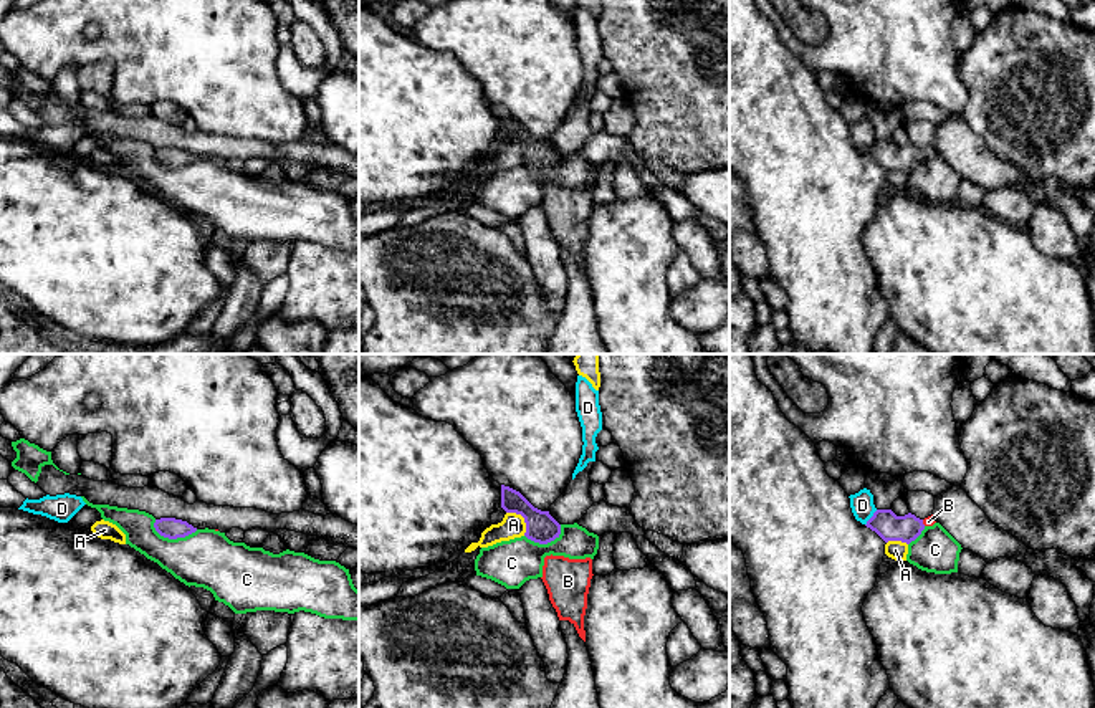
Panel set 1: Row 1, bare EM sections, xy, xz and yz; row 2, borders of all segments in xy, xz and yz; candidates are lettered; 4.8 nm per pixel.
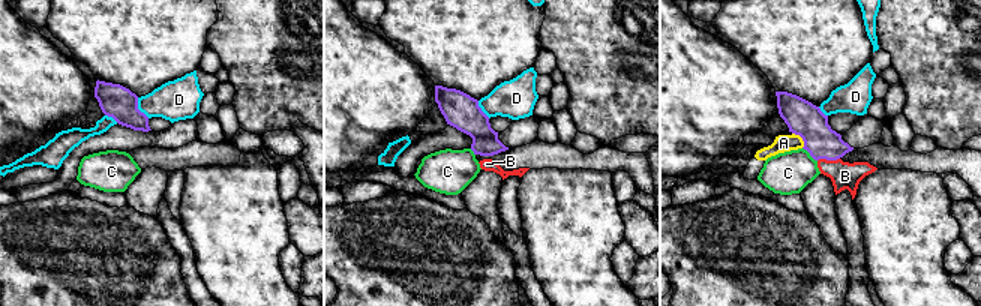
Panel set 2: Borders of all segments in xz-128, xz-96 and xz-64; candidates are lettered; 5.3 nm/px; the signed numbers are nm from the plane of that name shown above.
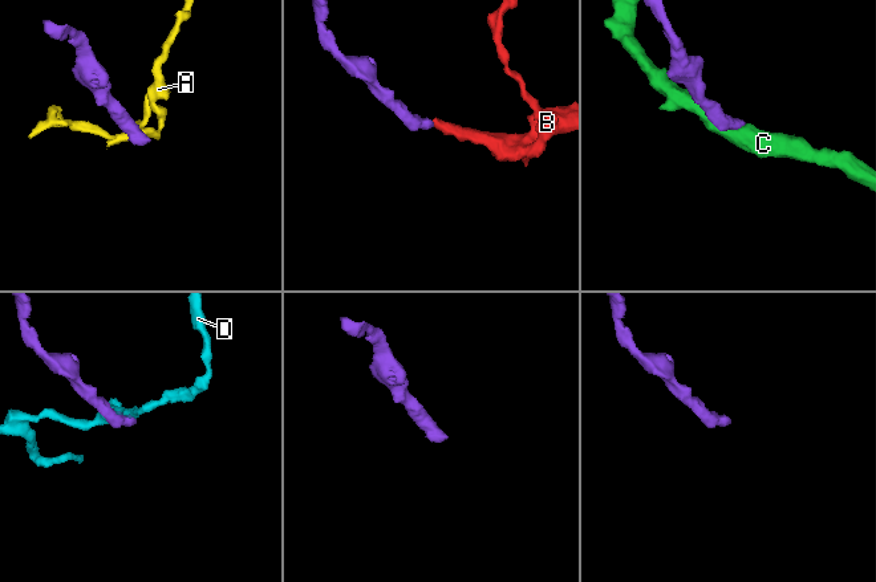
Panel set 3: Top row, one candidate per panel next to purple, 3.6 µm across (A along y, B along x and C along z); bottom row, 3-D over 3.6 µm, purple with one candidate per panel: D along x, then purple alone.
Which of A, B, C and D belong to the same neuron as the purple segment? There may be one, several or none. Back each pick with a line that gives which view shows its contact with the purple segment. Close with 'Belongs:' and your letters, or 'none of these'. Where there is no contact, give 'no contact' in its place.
B: yz
Belongs: B

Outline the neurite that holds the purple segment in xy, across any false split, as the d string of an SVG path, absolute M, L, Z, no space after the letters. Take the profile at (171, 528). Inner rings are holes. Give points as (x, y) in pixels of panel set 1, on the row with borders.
M160 518L154 523L155 531L169 539L185 538L197 531L192 524L175 518Z

